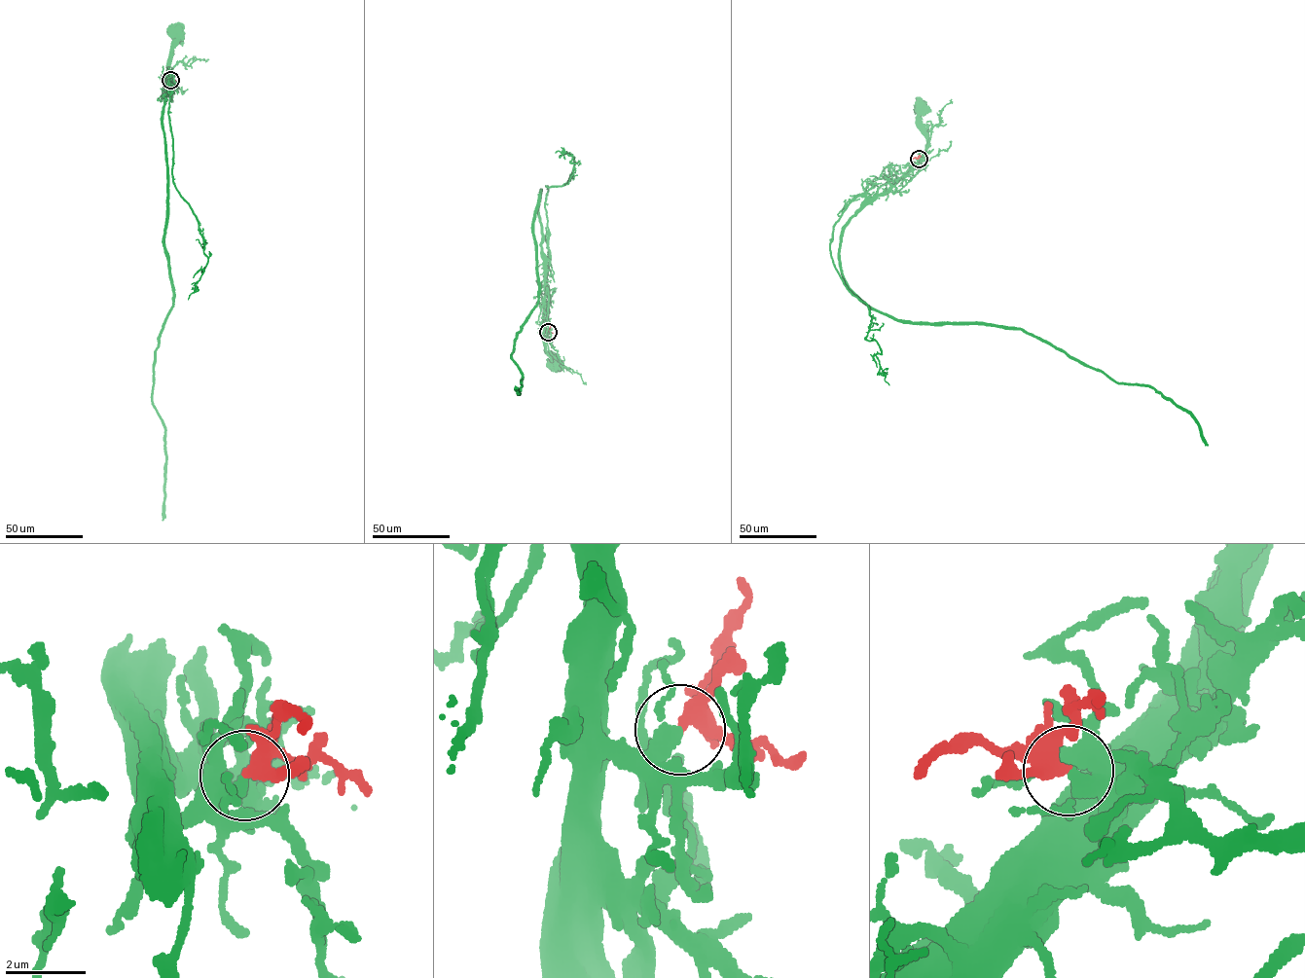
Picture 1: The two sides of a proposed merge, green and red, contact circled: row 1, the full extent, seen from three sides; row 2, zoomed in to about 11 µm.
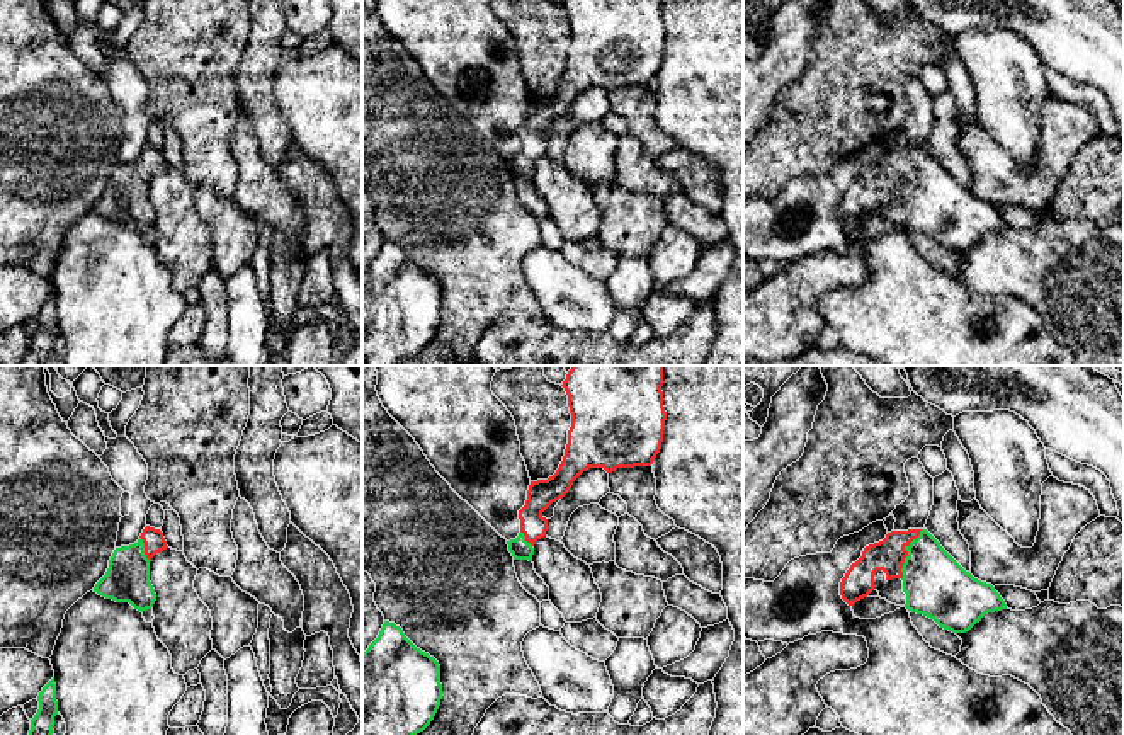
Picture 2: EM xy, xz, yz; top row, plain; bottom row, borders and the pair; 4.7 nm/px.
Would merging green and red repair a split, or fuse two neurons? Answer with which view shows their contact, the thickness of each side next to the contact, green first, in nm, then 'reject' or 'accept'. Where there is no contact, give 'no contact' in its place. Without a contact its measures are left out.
meets green in yz; 300 nm thick on the green side, 160 nm on the other; accept

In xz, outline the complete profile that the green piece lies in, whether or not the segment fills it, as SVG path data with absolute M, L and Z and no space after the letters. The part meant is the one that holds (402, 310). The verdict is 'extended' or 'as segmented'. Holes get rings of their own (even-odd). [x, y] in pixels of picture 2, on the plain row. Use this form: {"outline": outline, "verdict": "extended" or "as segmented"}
{"outline": "M384 240L378 257L362 272L362 366L396 366L401 359L423 350L434 339L442 318L440 284L417 267L395 242Z", "verdict": "as segmented"}

